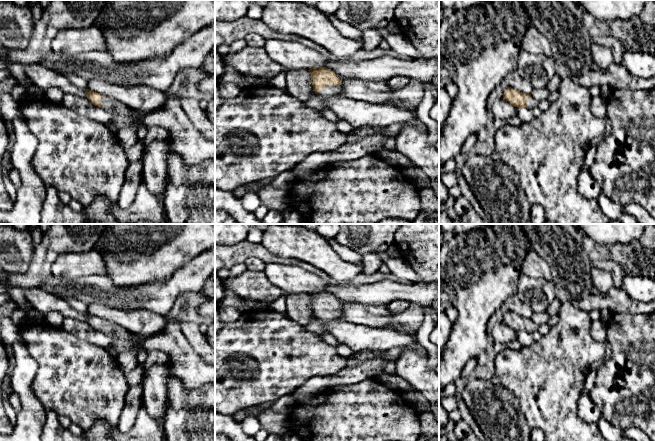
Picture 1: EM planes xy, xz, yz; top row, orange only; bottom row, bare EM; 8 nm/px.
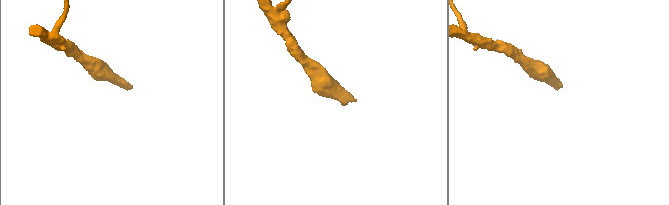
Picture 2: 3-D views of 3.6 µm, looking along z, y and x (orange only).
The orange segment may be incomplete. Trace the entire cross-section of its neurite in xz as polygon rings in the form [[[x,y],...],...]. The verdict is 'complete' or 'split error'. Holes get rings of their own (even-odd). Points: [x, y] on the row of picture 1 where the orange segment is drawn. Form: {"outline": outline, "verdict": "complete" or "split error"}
{"outline": [[[314,67],[308,71],[311,73],[311,82],[315,94],[326,98],[344,96],[339,87],[341,80],[331,69]]], "verdict": "split error"}

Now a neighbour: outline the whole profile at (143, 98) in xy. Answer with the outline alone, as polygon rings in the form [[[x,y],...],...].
[[[97,78],[88,80],[88,89],[148,114],[161,108],[166,94],[147,86],[121,86]]]

